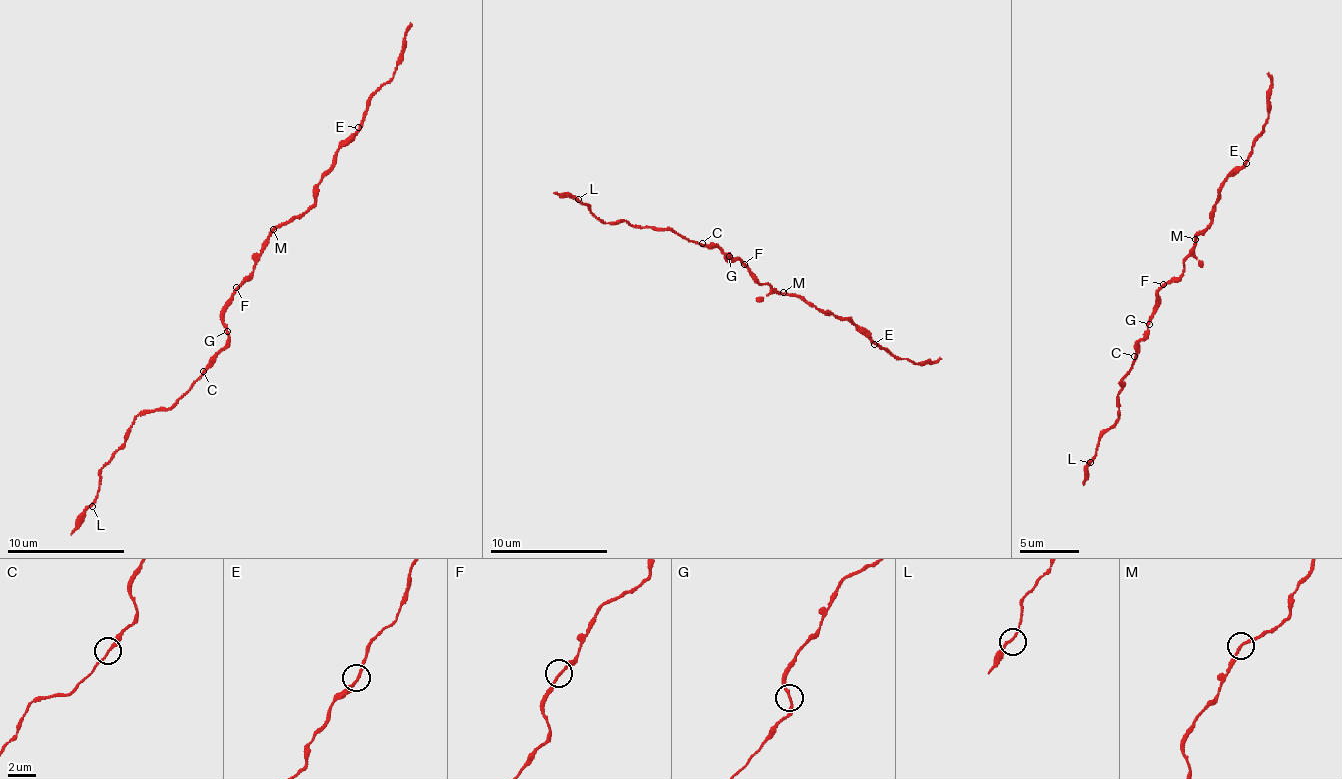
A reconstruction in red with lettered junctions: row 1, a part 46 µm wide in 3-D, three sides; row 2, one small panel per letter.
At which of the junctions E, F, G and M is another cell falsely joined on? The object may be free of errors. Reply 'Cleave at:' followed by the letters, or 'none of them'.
Cleave at: none of them

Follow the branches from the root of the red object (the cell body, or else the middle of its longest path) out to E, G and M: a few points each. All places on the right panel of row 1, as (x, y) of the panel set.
E: (1168, 283), (1181, 276), (1183, 262), (1194, 240), (1213, 221), (1213, 207), (1222, 184), (1246, 163)
G: (1168, 283), (1158, 292), (1150, 323)
M: (1168, 283), (1181, 276), (1183, 262), (1195, 239)

